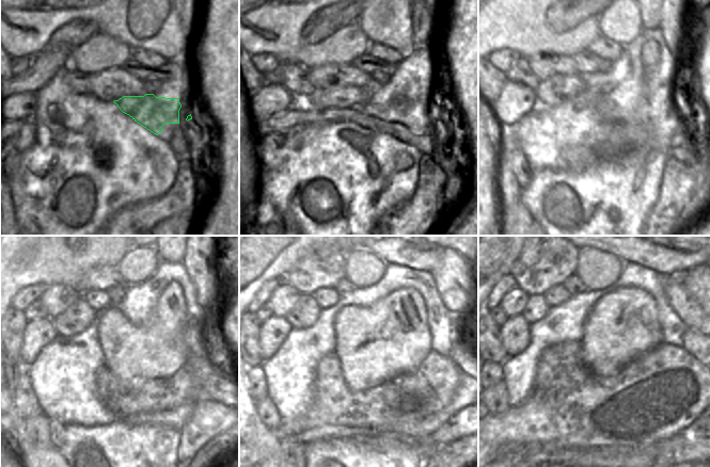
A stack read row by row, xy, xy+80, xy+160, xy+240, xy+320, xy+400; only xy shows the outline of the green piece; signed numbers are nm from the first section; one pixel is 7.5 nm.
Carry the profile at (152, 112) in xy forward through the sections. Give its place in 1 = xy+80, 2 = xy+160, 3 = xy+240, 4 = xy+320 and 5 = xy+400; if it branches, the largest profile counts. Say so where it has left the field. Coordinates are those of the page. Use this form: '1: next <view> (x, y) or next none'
1: next xy+80 (383, 106)
2: next xy+160 (553, 92)
3: next xy+240 (79, 316)
4: next xy+320 (304, 313)
5: next xy+400 (536, 307)

